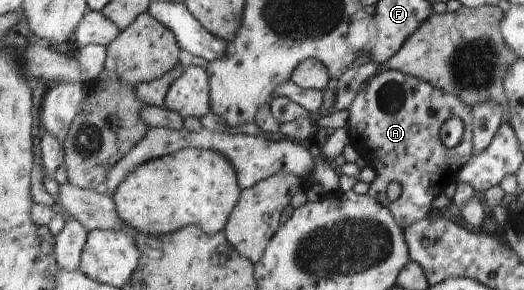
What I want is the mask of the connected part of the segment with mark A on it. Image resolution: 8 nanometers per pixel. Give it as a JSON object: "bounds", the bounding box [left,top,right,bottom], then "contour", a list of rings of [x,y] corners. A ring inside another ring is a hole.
{"bounds":[345,68,473,230],"contour":[[[384,68],[364,83],[348,110],[349,117],[345,128],[347,129],[349,144],[356,150],[359,157],[364,159],[365,165],[371,167],[375,173],[375,178],[370,183],[367,194],[378,200],[384,207],[389,208],[403,230],[430,216],[431,212],[434,211],[431,207],[432,201],[449,184],[455,183],[456,177],[459,177],[459,172],[471,159],[473,148],[471,142],[473,115],[471,109],[465,106],[459,97],[436,89],[416,76]],[[449,117],[458,117],[458,119],[462,119],[465,125],[464,137],[453,148],[444,146],[440,138],[440,127]],[[392,182],[401,185],[401,194],[395,200],[387,195],[387,187]]]}

